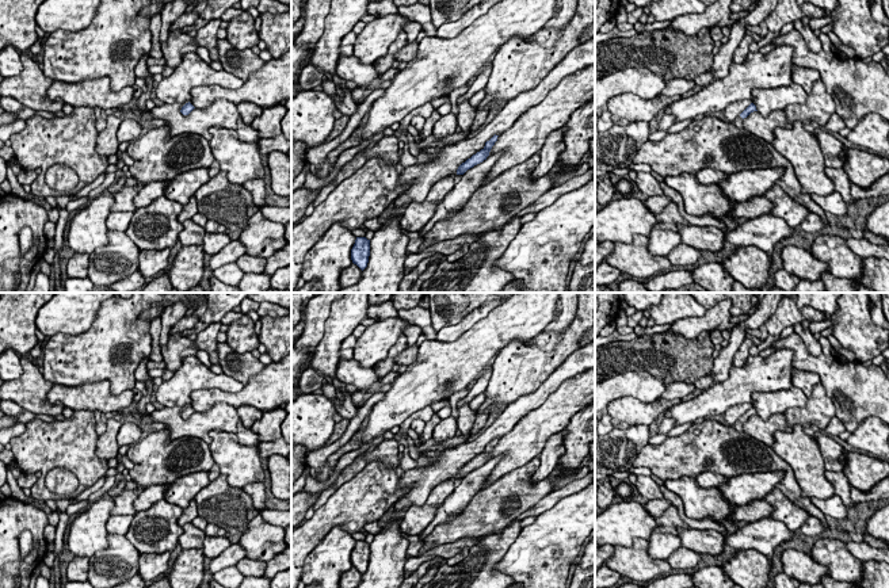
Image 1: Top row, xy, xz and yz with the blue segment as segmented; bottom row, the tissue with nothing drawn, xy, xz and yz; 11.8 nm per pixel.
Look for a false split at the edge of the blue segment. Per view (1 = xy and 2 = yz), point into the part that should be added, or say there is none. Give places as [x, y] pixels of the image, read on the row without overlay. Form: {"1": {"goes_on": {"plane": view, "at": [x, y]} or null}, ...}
{"1": {"goes_on": null}, "2": {"goes_on": null}}

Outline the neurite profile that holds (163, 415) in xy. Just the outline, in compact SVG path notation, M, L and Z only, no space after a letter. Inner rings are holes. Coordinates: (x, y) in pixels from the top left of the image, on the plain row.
M215 402L209 411L194 412L188 419L180 416L184 408L164 406L163 409L142 415L141 419L144 424L154 421L167 424L171 436L165 444L183 436L199 438L210 444L211 438L209 432L214 429L237 434L237 424L240 421L237 409L226 402Z

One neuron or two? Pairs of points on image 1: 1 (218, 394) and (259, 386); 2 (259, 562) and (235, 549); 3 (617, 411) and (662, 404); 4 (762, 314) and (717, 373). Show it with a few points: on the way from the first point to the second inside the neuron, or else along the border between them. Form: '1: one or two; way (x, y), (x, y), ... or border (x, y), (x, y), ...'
1: one; way (228, 397), (245, 397), (250, 394)
2: two; border (239, 543), (245, 554), (235, 564)
3: one; way (628, 411), (651, 411)
4: one; way (746, 325), (737, 333), (732, 348), (725, 356)

